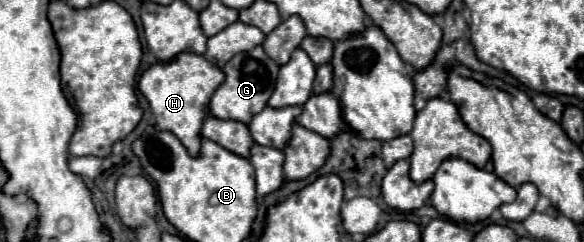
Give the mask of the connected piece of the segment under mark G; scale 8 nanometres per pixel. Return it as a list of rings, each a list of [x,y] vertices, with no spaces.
[[[256,46],[250,52],[234,56],[222,70],[226,74],[226,80],[212,96],[212,102],[210,102],[212,116],[220,118],[220,120],[234,120],[234,122],[250,124],[250,120],[258,112],[262,112],[262,108],[266,108],[266,104],[274,92],[280,66],[268,58],[268,54],[264,52],[262,46]]]

